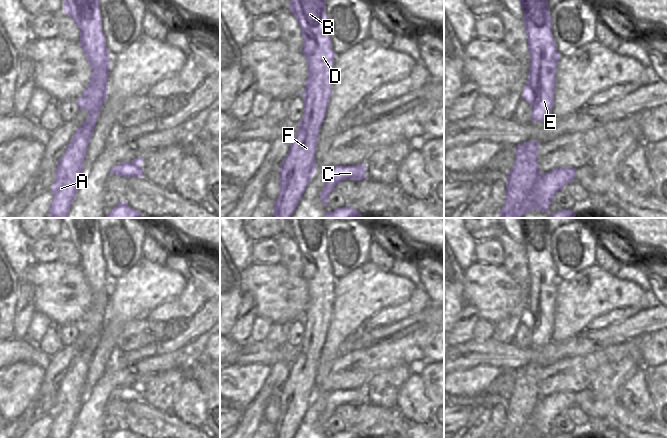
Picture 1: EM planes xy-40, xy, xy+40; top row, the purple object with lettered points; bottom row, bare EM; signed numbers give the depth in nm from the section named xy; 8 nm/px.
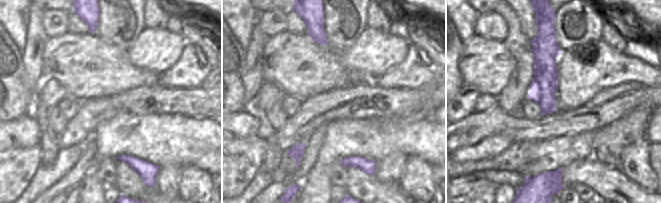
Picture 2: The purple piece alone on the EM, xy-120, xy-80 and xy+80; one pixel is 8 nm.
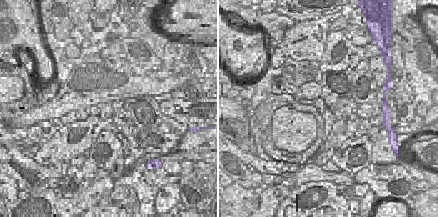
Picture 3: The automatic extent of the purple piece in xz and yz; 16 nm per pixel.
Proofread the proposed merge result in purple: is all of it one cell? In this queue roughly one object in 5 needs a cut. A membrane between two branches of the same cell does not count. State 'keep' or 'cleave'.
keep

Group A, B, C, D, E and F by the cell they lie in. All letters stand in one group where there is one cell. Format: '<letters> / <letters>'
A B C D E F

